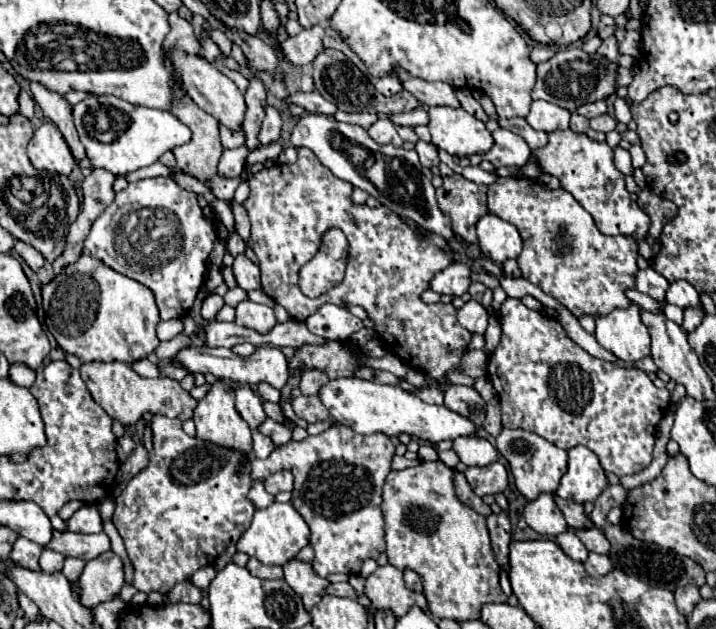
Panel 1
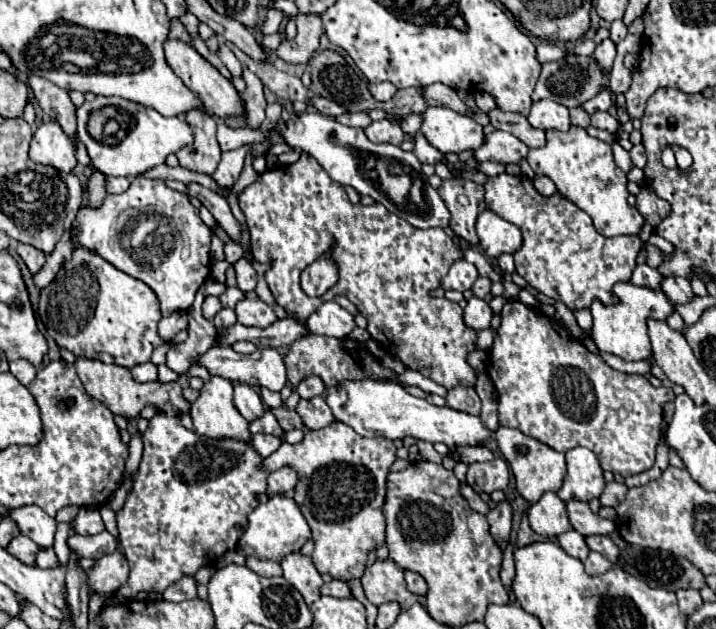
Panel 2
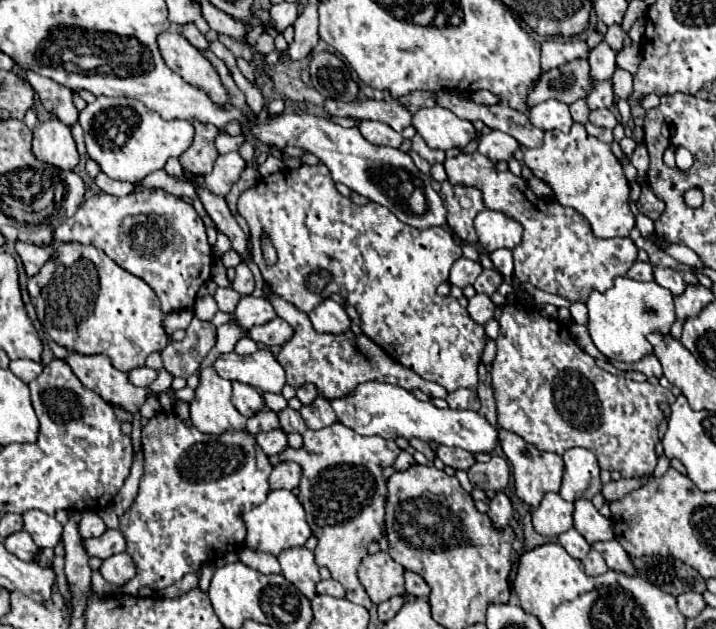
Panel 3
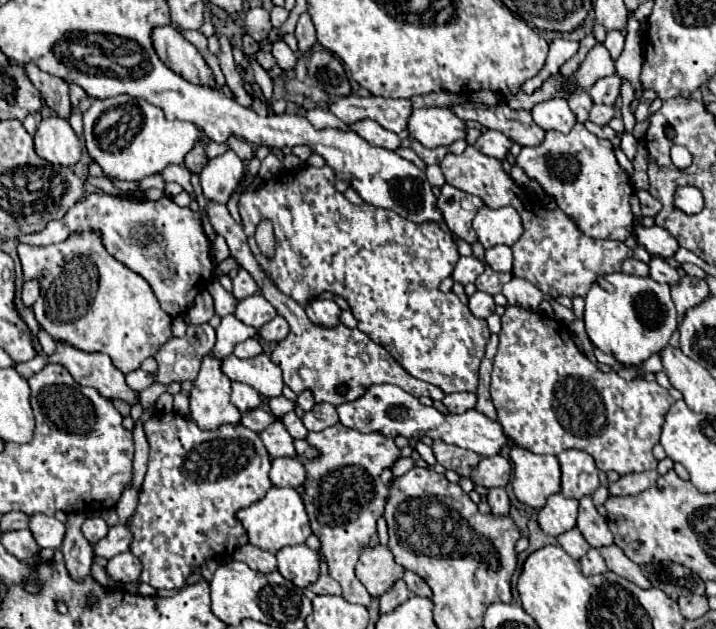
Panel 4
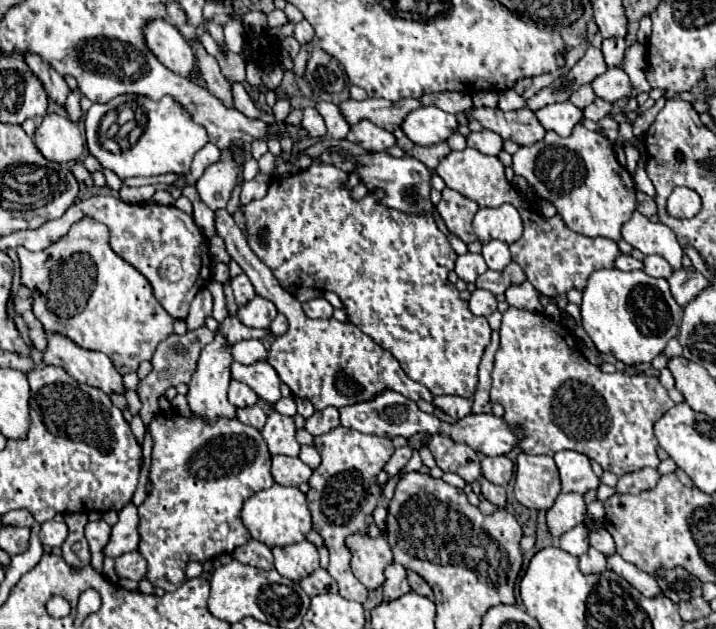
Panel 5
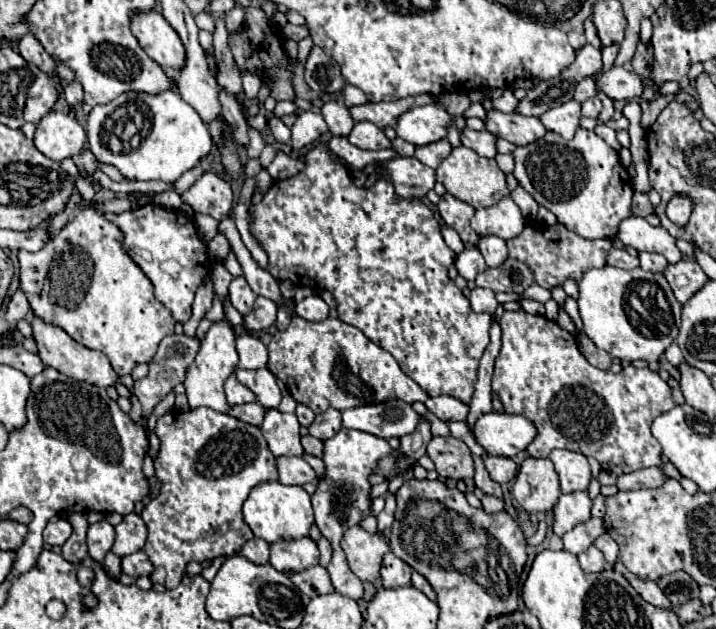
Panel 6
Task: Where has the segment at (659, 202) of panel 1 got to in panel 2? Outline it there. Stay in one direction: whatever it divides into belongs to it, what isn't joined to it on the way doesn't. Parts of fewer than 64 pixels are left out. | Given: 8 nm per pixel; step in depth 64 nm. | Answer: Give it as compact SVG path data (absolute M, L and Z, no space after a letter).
M644 186L640 190L640 194L636 196L636 208L652 228L656 228L660 224L660 220L664 220L670 212L670 204L666 200L658 198L652 192L652 188L648 188L648 186Z

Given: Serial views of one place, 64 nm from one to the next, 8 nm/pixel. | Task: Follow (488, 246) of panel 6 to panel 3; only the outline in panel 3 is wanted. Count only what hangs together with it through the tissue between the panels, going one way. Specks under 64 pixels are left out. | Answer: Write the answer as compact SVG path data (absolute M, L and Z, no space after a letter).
M506 248L496 250L496 252L490 254L490 260L492 260L494 266L500 270L500 274L504 274L504 276L512 276L514 266L512 266L512 252L510 252L510 250L506 250Z

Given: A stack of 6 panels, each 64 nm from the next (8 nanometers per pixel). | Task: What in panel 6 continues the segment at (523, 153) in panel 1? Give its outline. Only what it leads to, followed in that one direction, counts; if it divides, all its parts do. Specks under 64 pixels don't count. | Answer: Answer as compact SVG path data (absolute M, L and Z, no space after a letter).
M466 128L464 132L460 132L460 136L462 136L462 144L466 148L472 148L476 154L486 156L486 158L496 156L496 136L492 136L492 132L488 130L476 132L476 130Z

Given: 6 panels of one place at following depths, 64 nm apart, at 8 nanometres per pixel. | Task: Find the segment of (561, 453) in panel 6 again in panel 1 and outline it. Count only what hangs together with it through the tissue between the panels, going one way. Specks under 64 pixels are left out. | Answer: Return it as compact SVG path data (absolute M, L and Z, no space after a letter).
M574 446L568 450L568 456L568 470L562 476L556 494L580 504L594 502L608 486L606 472L600 466L598 456L586 446Z

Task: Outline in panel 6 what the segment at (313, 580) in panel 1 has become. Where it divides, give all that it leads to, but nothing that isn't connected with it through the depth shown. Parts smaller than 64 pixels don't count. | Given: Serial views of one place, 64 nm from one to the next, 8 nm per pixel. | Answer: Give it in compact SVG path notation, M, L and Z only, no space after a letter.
M312 538L274 542L270 544L270 564L284 574L302 572L304 568L318 564L318 546Z

